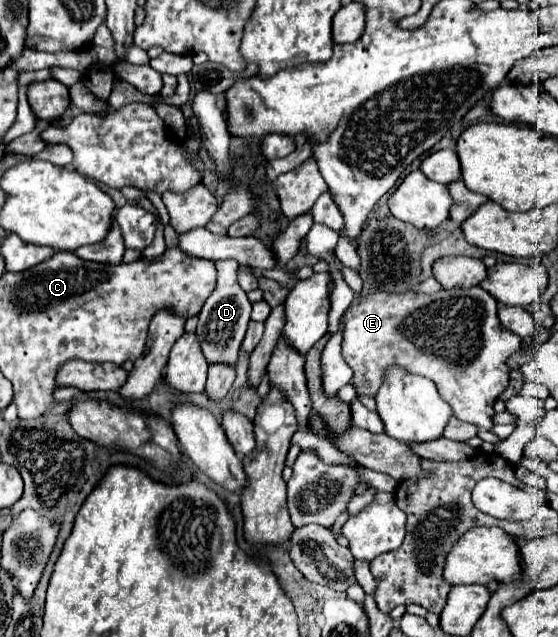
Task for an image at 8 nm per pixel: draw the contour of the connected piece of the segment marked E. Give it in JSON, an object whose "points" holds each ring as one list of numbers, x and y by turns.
{"points":[[479,286,435,294,373,292,359,296,341,318,343,356,353,368,349,384,355,386,357,396,375,396,387,370,399,366,433,380,459,420,491,430,493,404,509,386,507,360,523,346,519,336,503,330,497,310,495,298]]}

